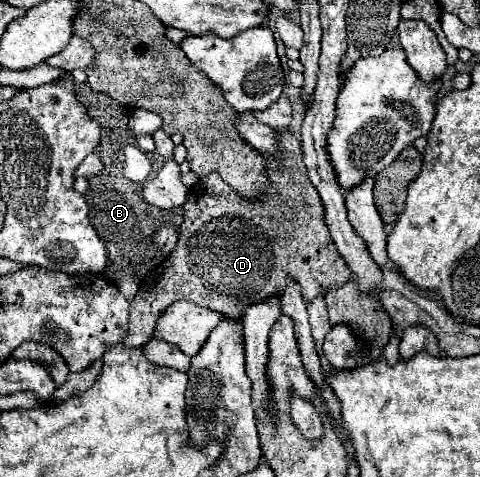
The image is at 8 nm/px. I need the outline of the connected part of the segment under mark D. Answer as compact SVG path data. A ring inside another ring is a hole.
M276 129L274 133L278 137L280 157L260 151L266 161L270 185L254 199L238 195L218 173L210 173L188 191L182 207L184 223L180 225L174 251L142 279L130 303L130 329L124 347L134 349L146 345L160 311L180 299L240 319L248 305L266 299L266 295L280 295L284 291L284 279L296 279L306 301L326 295L330 289L352 279L328 235L328 227L324 227L324 207L320 207L320 195L316 195L306 175L300 141L288 129Z

